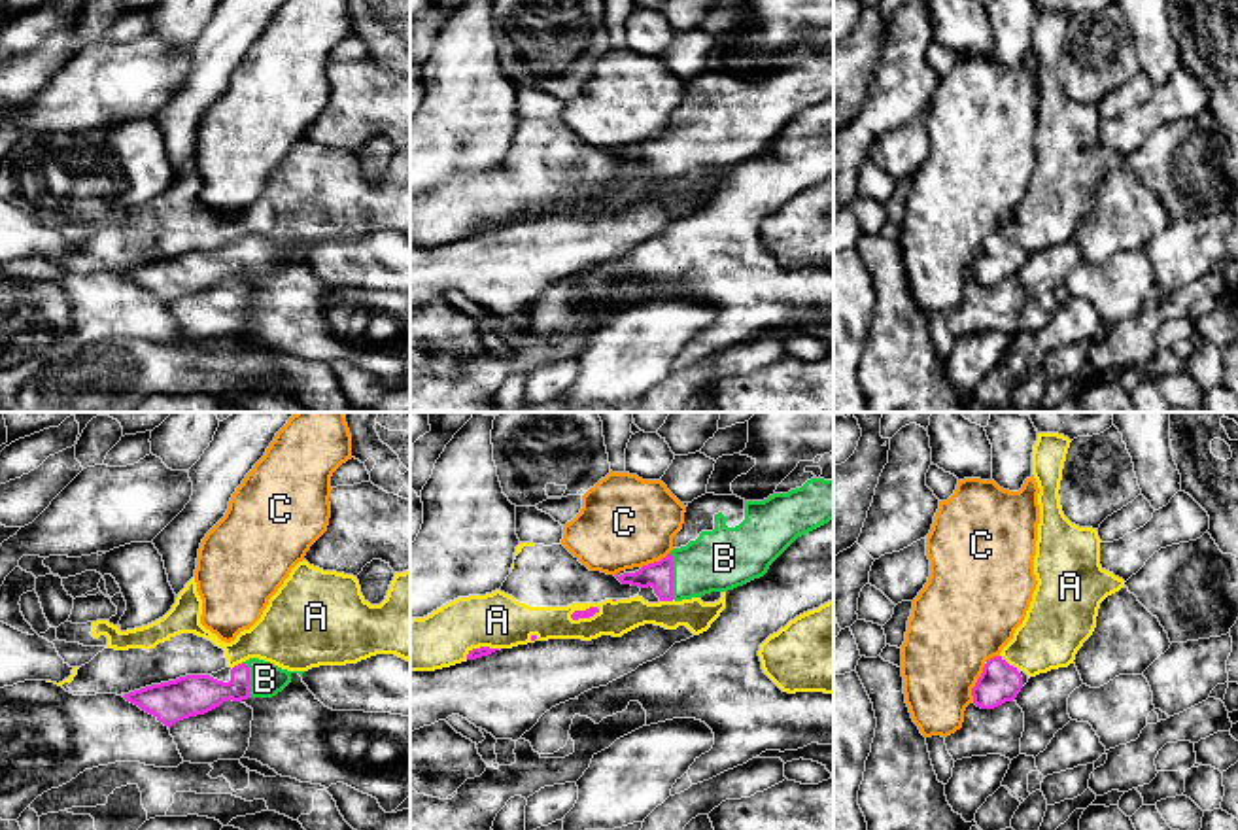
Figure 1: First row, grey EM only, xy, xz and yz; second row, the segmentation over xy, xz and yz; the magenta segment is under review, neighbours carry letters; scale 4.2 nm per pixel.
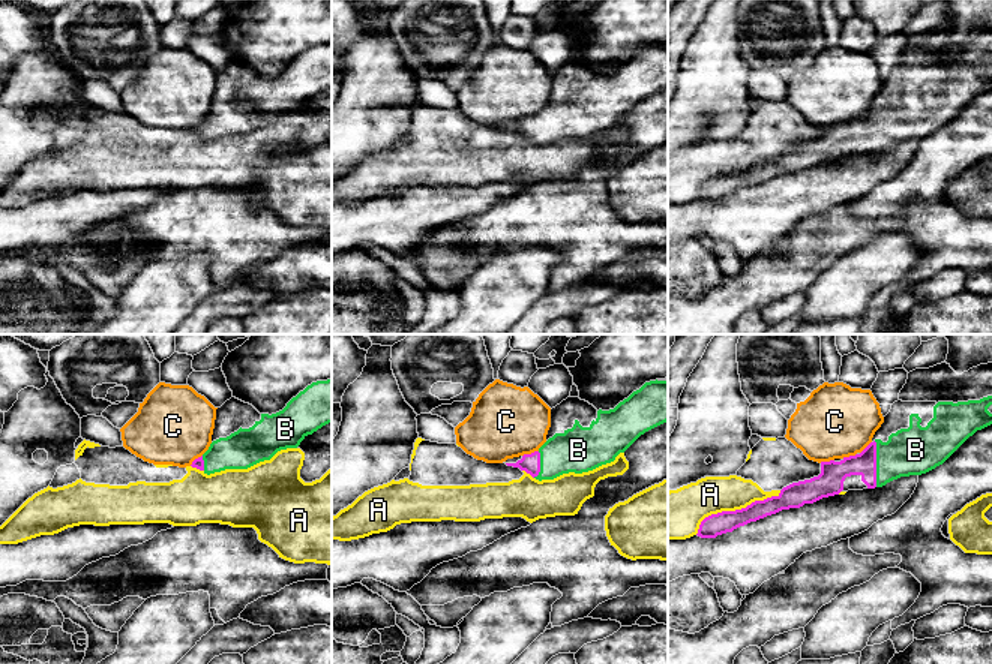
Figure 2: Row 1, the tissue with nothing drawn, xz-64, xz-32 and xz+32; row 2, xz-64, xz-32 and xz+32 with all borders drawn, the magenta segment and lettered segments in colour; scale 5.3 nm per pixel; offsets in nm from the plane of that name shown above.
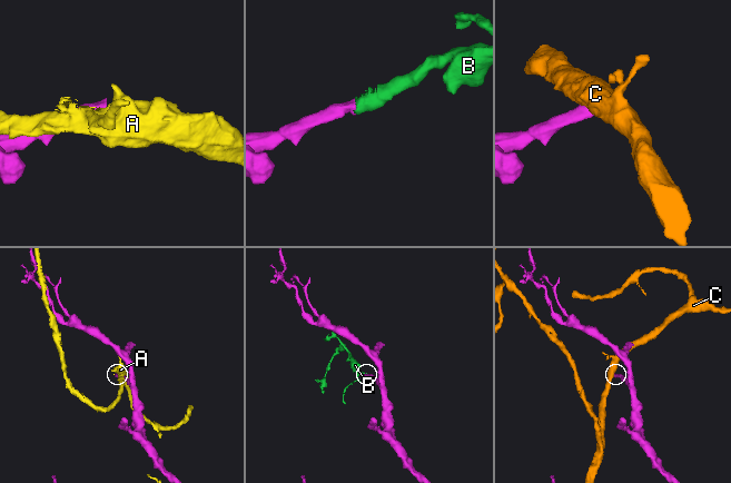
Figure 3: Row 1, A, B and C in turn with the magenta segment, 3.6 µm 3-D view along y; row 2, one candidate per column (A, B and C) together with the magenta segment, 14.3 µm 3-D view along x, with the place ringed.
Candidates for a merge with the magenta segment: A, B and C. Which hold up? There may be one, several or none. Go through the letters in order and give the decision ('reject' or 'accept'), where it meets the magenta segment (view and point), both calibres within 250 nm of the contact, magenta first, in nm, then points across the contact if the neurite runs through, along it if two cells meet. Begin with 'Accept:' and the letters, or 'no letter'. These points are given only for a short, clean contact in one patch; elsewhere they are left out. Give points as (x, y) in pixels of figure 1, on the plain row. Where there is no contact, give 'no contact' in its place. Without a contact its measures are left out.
Accept: B
A: reject; contact xz (586, 186); calibres 40 and 150 nm
B: accept; contact xz (671, 152); calibres 120 and 260 nm
C: reject; contact yz (976, 259); calibres 170 and 380 nm; border yz (985, 241), (972, 265), (972, 276)

